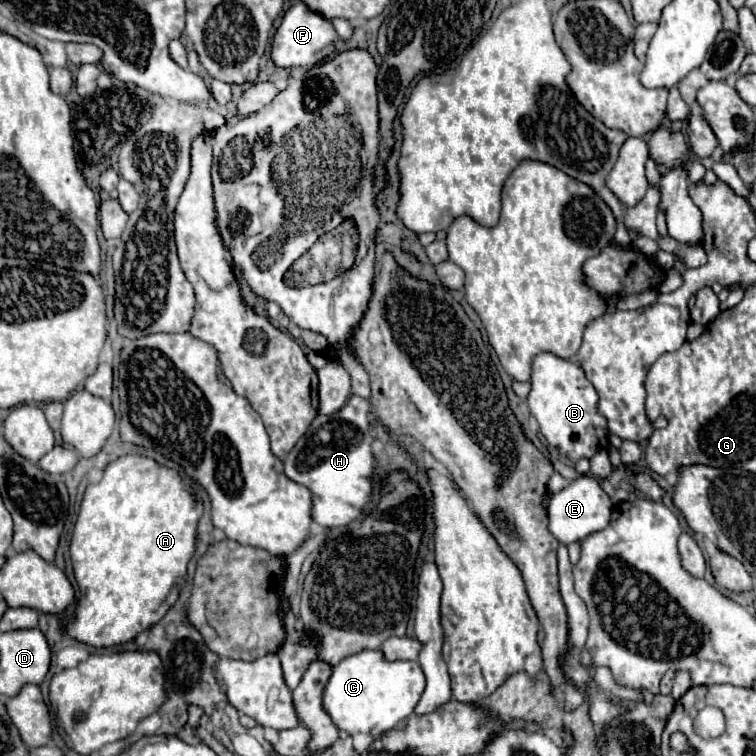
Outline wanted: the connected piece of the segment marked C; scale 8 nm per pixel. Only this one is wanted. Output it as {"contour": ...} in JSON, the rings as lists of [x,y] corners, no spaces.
{"contour":[[[364,650],[344,658],[332,668],[332,676],[324,688],[324,710],[338,730],[348,734],[364,732],[380,736],[414,712],[422,692],[424,674],[418,662],[384,662],[384,654],[380,654],[380,650]]]}

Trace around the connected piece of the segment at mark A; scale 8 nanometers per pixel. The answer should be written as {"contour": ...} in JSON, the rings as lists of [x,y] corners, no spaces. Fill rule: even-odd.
{"contour":[[[126,454],[110,462],[98,484],[86,488],[74,534],[70,542],[70,560],[80,588],[76,610],[64,622],[70,638],[94,646],[110,648],[134,640],[140,632],[162,620],[186,582],[186,566],[196,548],[196,524],[202,516],[202,504],[184,488],[176,470],[164,468],[150,458]]]}

